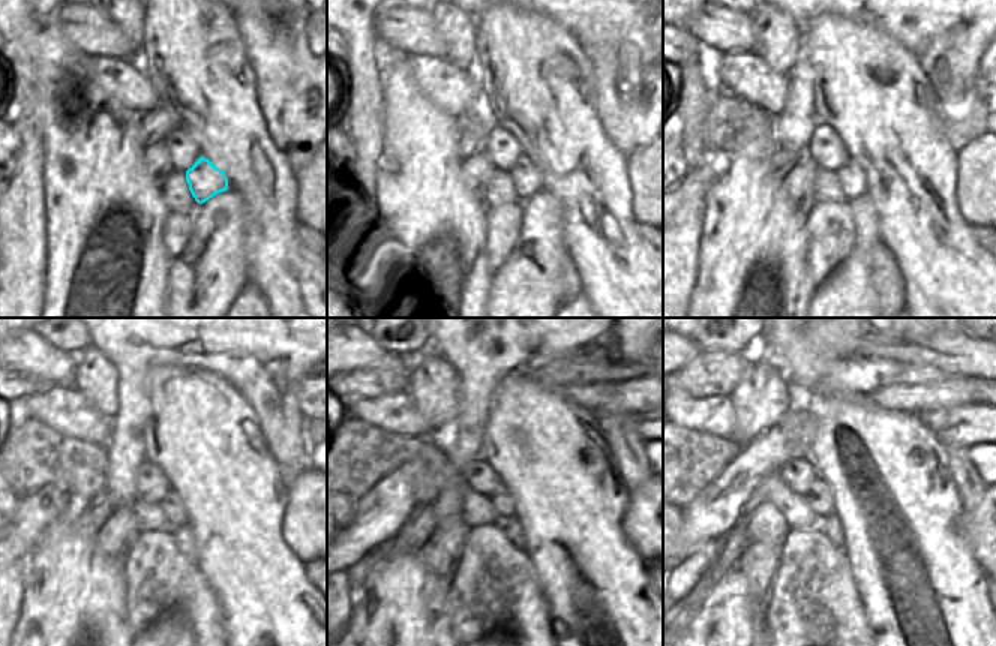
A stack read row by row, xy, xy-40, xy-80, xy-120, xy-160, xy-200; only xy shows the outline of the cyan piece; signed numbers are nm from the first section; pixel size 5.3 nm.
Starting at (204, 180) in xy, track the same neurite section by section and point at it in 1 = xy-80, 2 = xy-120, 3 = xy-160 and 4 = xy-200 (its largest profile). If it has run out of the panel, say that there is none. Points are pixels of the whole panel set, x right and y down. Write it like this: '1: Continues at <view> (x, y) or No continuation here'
1: Continues at xy-80 (851, 176)
2: Continues at xy-120 (171, 505)
3: Continues at xy-160 (504, 505)
4: Continues at xy-200 (819, 498)

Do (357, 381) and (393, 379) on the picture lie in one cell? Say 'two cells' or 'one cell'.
one cell

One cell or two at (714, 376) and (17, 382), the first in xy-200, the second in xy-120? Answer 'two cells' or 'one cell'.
one cell

